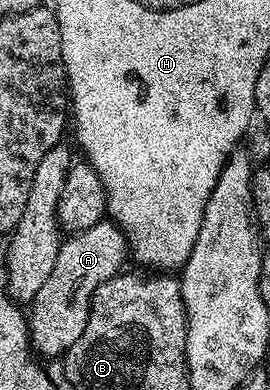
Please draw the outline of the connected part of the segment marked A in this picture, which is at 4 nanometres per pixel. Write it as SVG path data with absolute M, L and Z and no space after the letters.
M103 220L92 228L71 233L63 241L48 280L28 303L30 349L39 359L58 360L70 351L72 344L80 340L84 324L88 324L90 301L96 288L123 273L128 247L126 242L116 242L116 227L113 220Z

